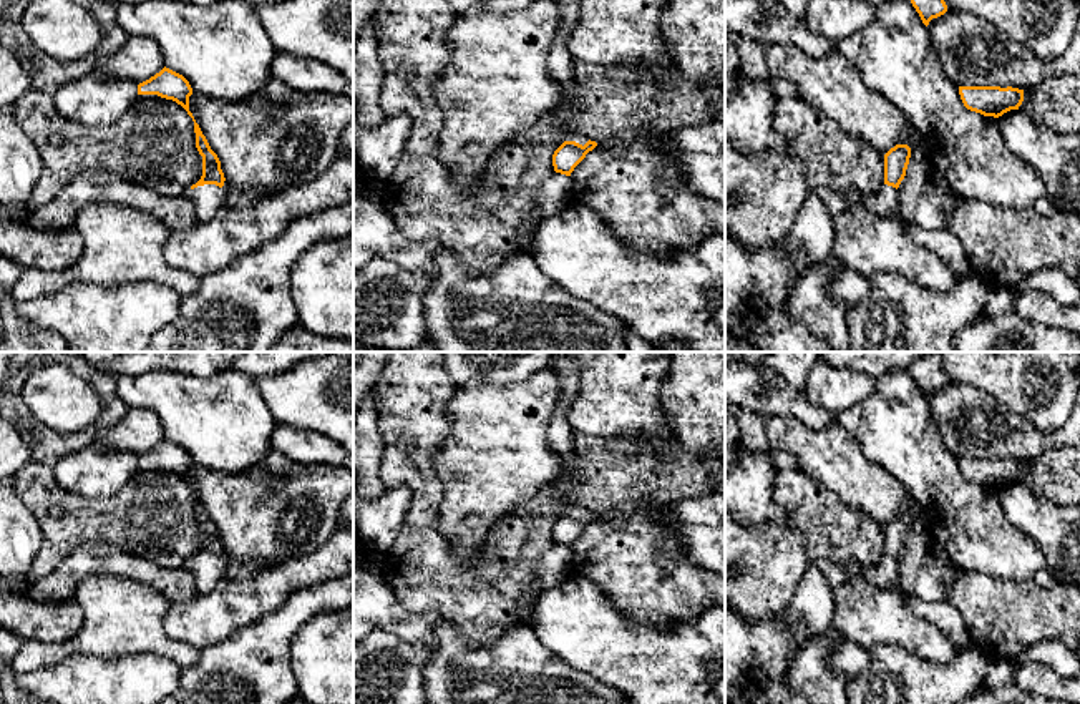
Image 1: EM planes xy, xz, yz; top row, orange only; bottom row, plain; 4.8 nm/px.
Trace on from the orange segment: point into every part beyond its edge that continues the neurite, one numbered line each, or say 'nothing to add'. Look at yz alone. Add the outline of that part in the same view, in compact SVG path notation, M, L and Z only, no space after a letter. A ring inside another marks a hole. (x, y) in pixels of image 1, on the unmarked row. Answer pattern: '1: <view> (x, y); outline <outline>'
1: yz (885, 573); outline M883 556L876 565L851 566L851 581L864 579L874 586L898 586L898 561L888 556Z

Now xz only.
1: xz (571, 507); outline M571 496L567 498L566 511L567 513L576 513L582 518L589 513L589 510L582 508L582 506L577 506Z

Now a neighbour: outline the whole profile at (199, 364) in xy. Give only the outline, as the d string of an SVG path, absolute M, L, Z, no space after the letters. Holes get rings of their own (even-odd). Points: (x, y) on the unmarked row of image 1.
M116 352L116 355L96 367L98 372L114 375L139 375L158 369L212 377L232 369L244 352Z

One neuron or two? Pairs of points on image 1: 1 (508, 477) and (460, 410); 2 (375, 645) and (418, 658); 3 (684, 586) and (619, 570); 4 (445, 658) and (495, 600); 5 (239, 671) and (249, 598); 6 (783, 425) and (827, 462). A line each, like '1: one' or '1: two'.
1: one
2: one
3: one
4: two
5: two
6: one

